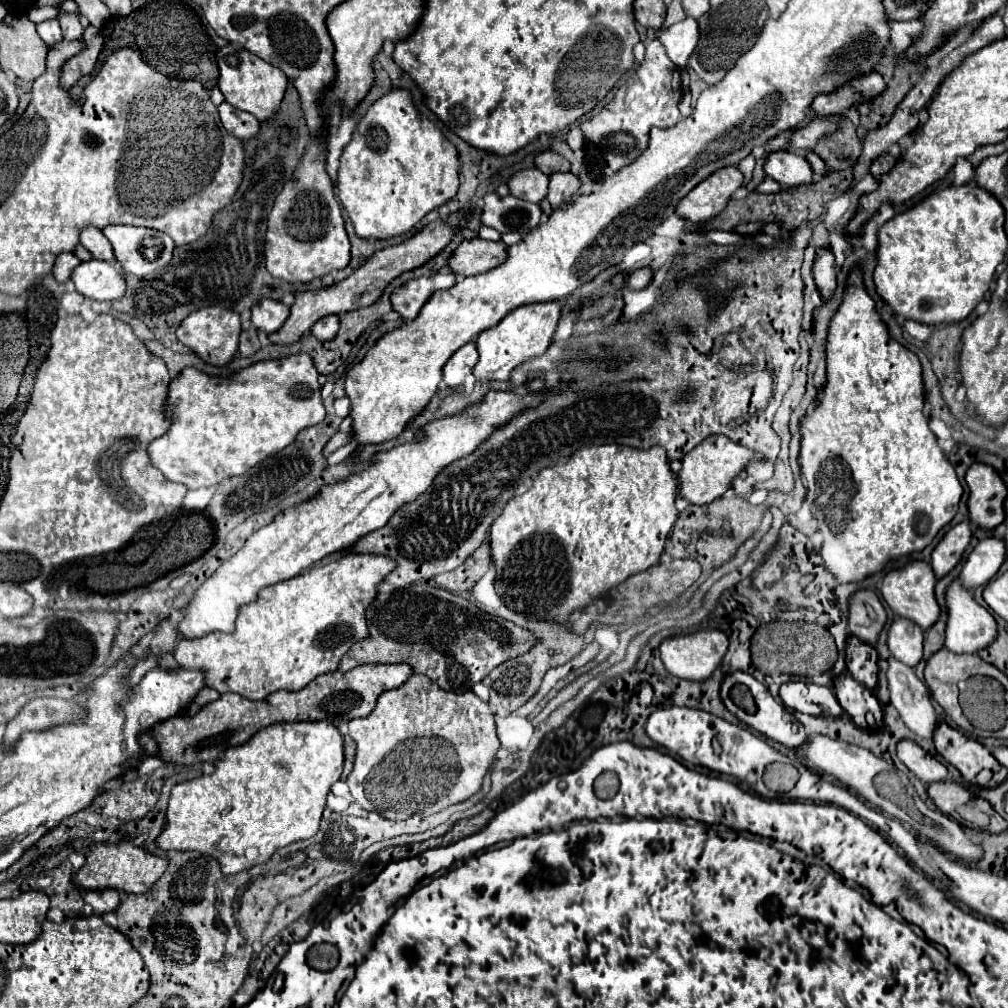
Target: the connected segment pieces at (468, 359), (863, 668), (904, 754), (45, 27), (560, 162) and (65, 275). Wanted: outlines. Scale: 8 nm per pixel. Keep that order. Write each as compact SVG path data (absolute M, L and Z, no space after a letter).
M469 342L449 358L449 362L445 364L445 370L443 370L443 380L447 382L447 386L457 388L465 382L465 378L473 372L475 364L479 362L477 354L479 352L477 352L475 342Z
M849 636L845 646L847 670L849 674L867 688L877 686L877 650L871 644L859 642L859 638Z
M901 740L897 744L897 758L925 784L947 778L947 768L913 740Z
M57 18L37 24L37 32L39 32L39 36L41 36L41 40L45 44L55 44L55 42L61 42L63 40L61 26L59 26L59 20Z
M545 150L541 154L537 154L535 158L535 168L539 168L543 174L553 174L553 172L567 172L569 170L569 162L565 158L561 158L557 152Z
M67 252L67 254L59 254L59 258L55 260L55 266L53 266L53 276L57 282L67 282L71 278L71 272L73 268L79 264L81 260L73 254L73 252Z

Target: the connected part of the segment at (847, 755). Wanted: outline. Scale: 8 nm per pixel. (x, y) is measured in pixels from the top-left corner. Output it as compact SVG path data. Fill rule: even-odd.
M811 734L807 738L803 750L805 750L805 758L813 766L817 766L823 772L835 776L843 786L847 786L857 796L865 798L869 804L881 808L887 816L911 824L915 830L919 830L919 834L935 840L945 852L949 852L949 854L953 854L953 856L957 856L965 862L981 858L979 846L969 842L969 838L965 836L959 822L951 820L949 816L945 816L941 812L929 810L927 804L917 796L915 788L909 784L907 776L903 772L899 772L893 764L885 762L883 758L871 754L865 748L859 748L855 744L847 744L847 742L841 742L841 740L831 740L823 734Z

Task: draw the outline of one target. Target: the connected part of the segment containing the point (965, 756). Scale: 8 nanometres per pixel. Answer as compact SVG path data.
M947 722L937 724L933 742L935 742L937 752L947 762L951 762L969 784L977 784L977 774L985 768L993 772L991 786L1001 784L1007 776L1007 770L999 766L999 762L991 756L991 752L983 744L963 736L957 728L949 726Z

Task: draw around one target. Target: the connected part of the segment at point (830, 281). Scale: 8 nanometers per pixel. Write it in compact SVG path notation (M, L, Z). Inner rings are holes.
M823 250L823 254L819 254L819 258L815 258L813 278L815 278L817 290L821 292L821 296L831 298L831 294L837 286L837 282L835 282L835 256L831 250Z

